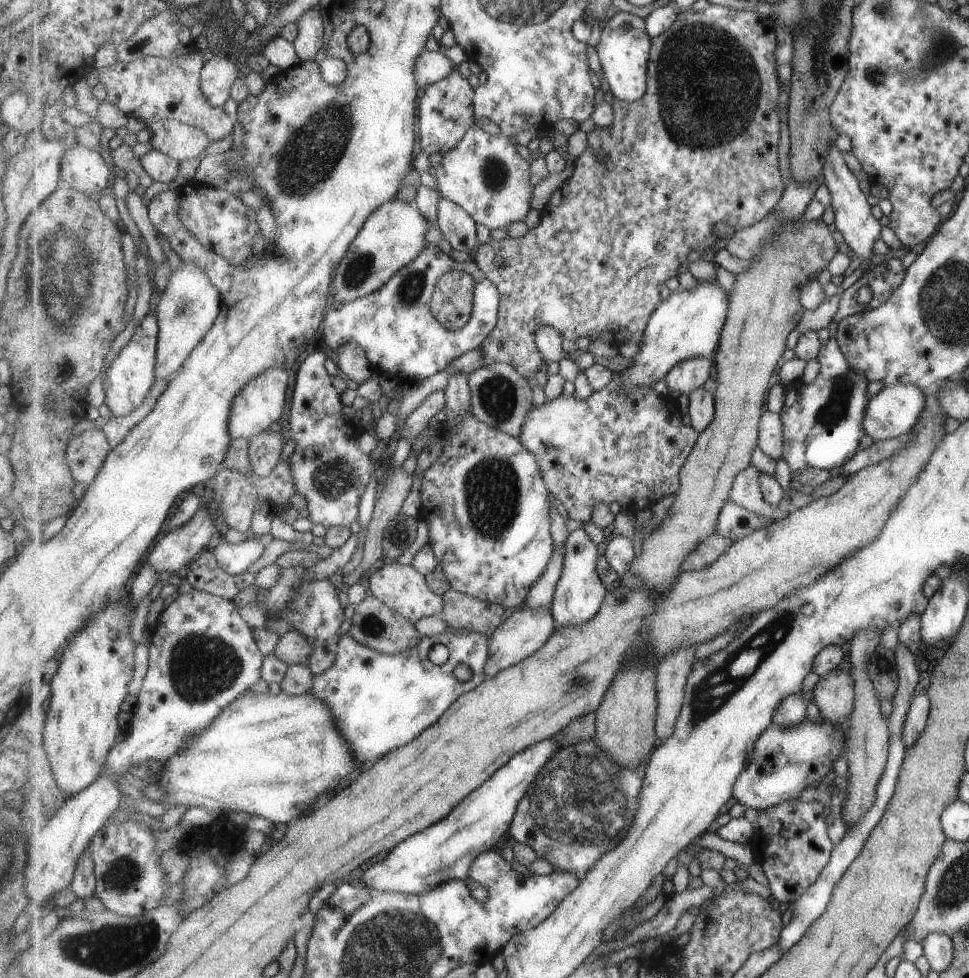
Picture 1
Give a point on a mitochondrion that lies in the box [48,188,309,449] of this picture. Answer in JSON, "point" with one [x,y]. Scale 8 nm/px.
{"point":[68,366]}

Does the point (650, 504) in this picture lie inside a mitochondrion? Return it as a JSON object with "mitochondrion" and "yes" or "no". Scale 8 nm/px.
{"mitochondrion":"no"}

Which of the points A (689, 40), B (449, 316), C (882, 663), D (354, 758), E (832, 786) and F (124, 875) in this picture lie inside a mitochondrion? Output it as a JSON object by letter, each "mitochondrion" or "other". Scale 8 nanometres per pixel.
{"A":"mitochondrion","B":"mitochondrion","C":"mitochondrion","D":"other","E":"other","F":"mitochondrion"}

